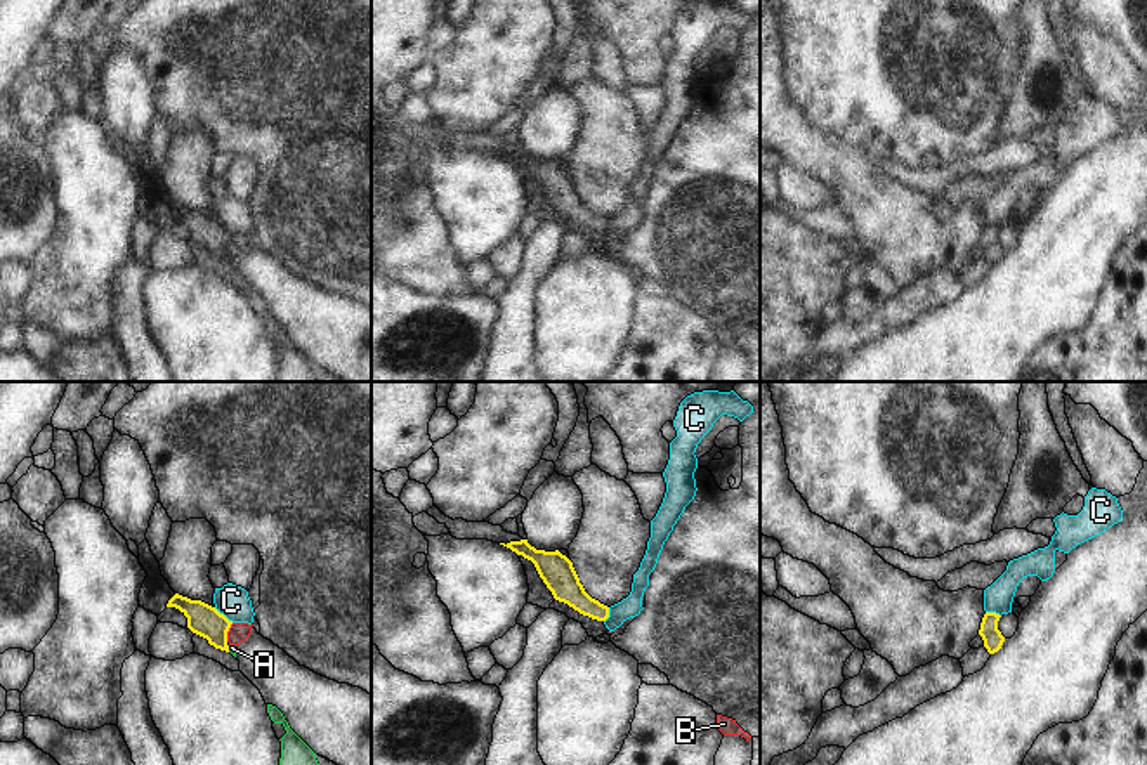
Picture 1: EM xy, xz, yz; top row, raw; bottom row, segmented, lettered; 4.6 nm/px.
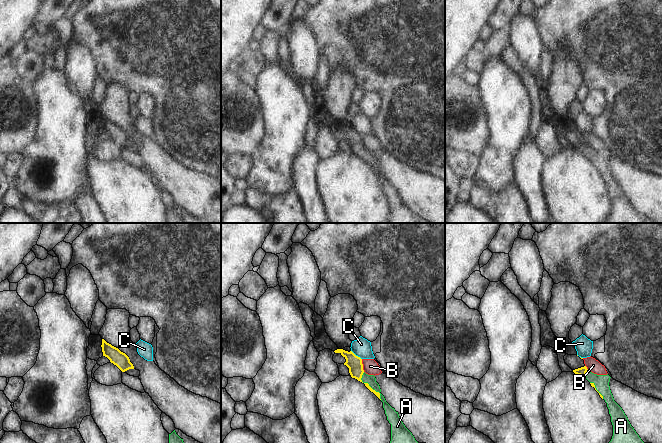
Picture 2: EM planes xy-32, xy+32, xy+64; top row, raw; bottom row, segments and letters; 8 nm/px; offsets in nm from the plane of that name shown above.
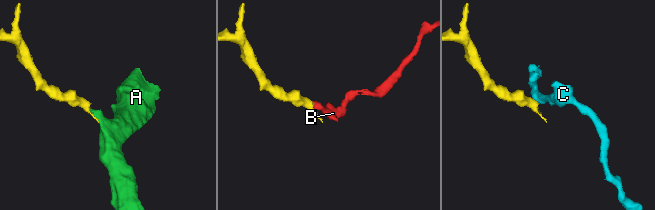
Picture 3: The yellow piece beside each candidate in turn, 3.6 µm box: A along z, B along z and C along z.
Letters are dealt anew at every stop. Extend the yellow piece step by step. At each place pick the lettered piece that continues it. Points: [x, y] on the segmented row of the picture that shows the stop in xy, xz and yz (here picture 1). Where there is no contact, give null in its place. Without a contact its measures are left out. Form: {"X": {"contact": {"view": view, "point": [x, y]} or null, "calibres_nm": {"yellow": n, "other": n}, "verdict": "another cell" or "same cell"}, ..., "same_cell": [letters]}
{"A": {"contact": {"view": "xy", "point": [228, 649]}, "calibres_nm": {"yellow": 150, "other": 30}, "verdict": "same cell"}, "B": {"contact": {"view": "xy", "point": [228, 630]}, "calibres_nm": {"yellow": 150, "other": 90}, "verdict": "another cell"}, "C": {"contact": {"view": "xy", "point": [222, 614]}, "calibres_nm": {"yellow": 150, "other": 150}, "verdict": "another cell"}, "same_cell": ["A"]}

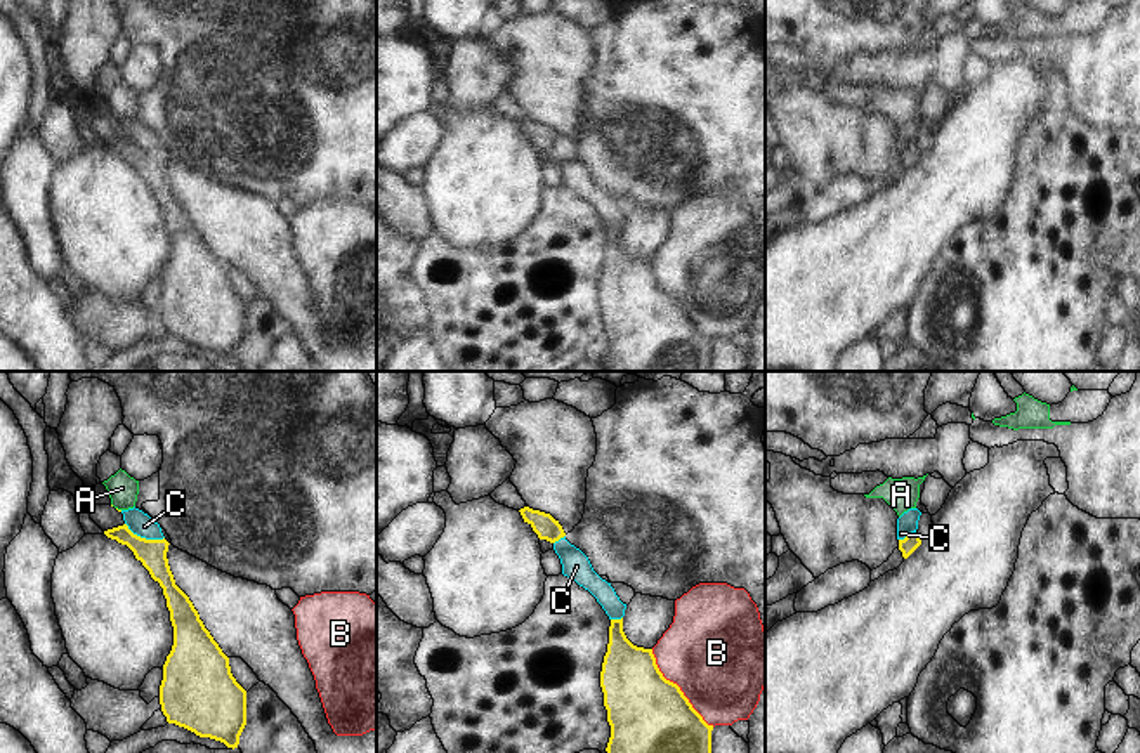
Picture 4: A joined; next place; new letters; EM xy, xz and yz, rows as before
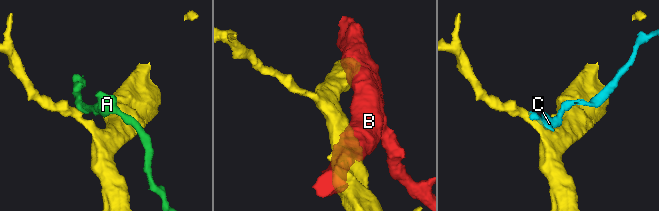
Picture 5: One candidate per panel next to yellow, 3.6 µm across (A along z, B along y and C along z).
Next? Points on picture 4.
{"A": {"contact": {"view": "xy", "point": [117, 509]}, "calibres_nm": {"yellow": 20, "other": 140}, "verdict": "another cell"}, "B": {"contact": {"view": "xz", "point": [679, 687]}, "calibres_nm": {"yellow": 360, "other": 480}, "verdict": "another cell"}, "C": {"contact": {"view": "xy", "point": [144, 538]}, "calibres_nm": {"yellow": 130, "other": 110}, "verdict": "another cell"}, "same_cell": []}

